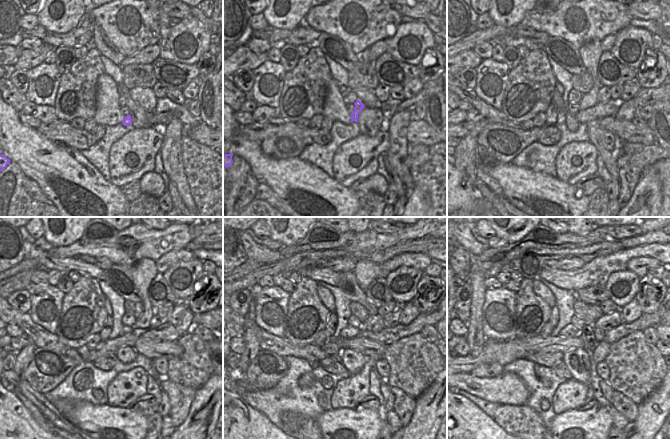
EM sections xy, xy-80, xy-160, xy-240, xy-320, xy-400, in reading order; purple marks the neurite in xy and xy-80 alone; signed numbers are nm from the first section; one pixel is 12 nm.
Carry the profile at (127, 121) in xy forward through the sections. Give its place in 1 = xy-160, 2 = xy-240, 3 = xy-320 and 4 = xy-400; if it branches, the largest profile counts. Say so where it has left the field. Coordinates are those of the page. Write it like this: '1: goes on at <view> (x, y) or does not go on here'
1: goes on at xy-160 (589, 99)
2: goes on at xy-240 (143, 322)
3: goes on at xy-320 (369, 322)
4: goes on at xy-400 (590, 343)

